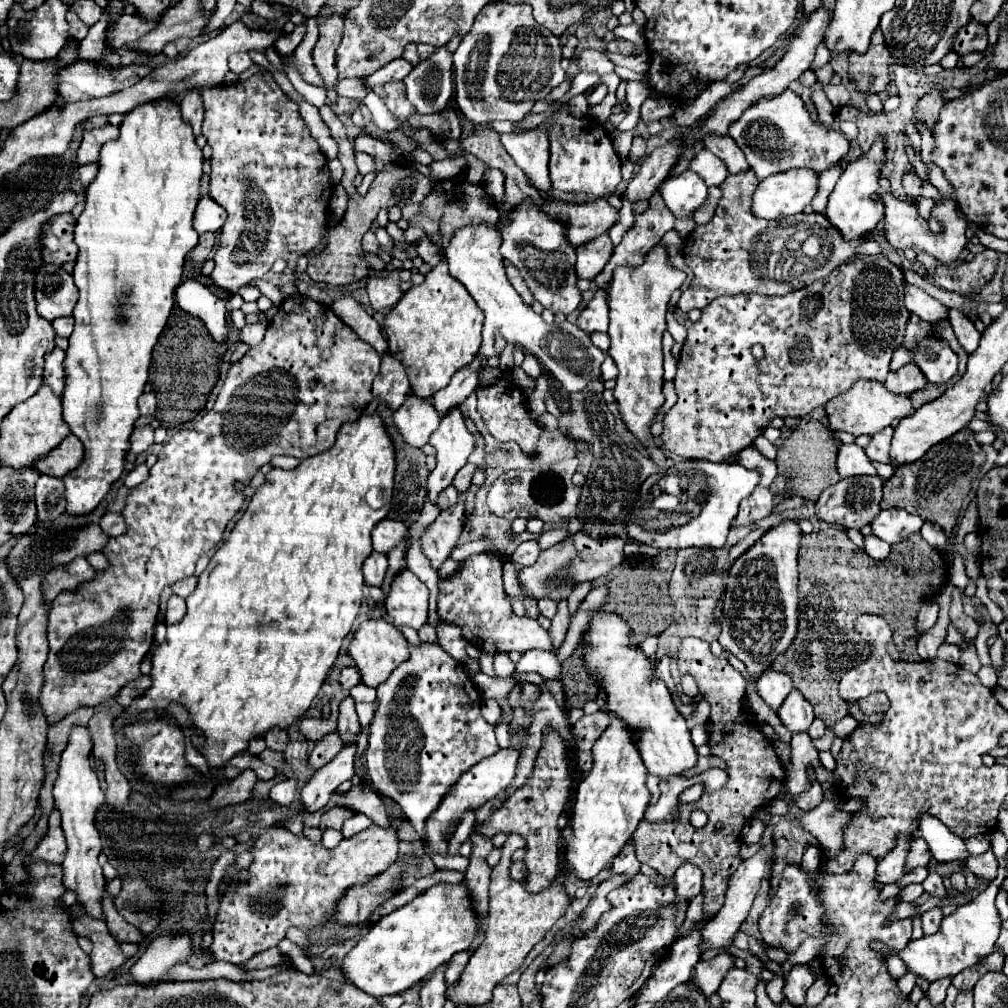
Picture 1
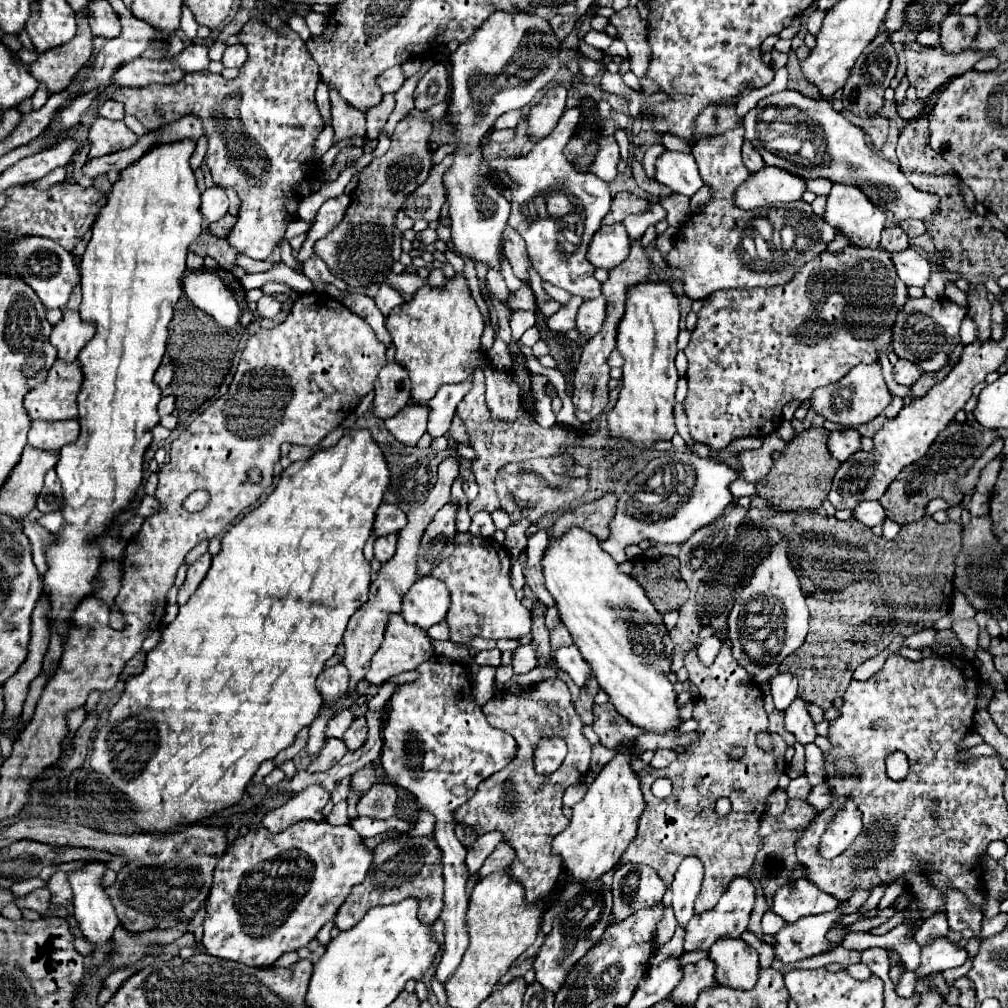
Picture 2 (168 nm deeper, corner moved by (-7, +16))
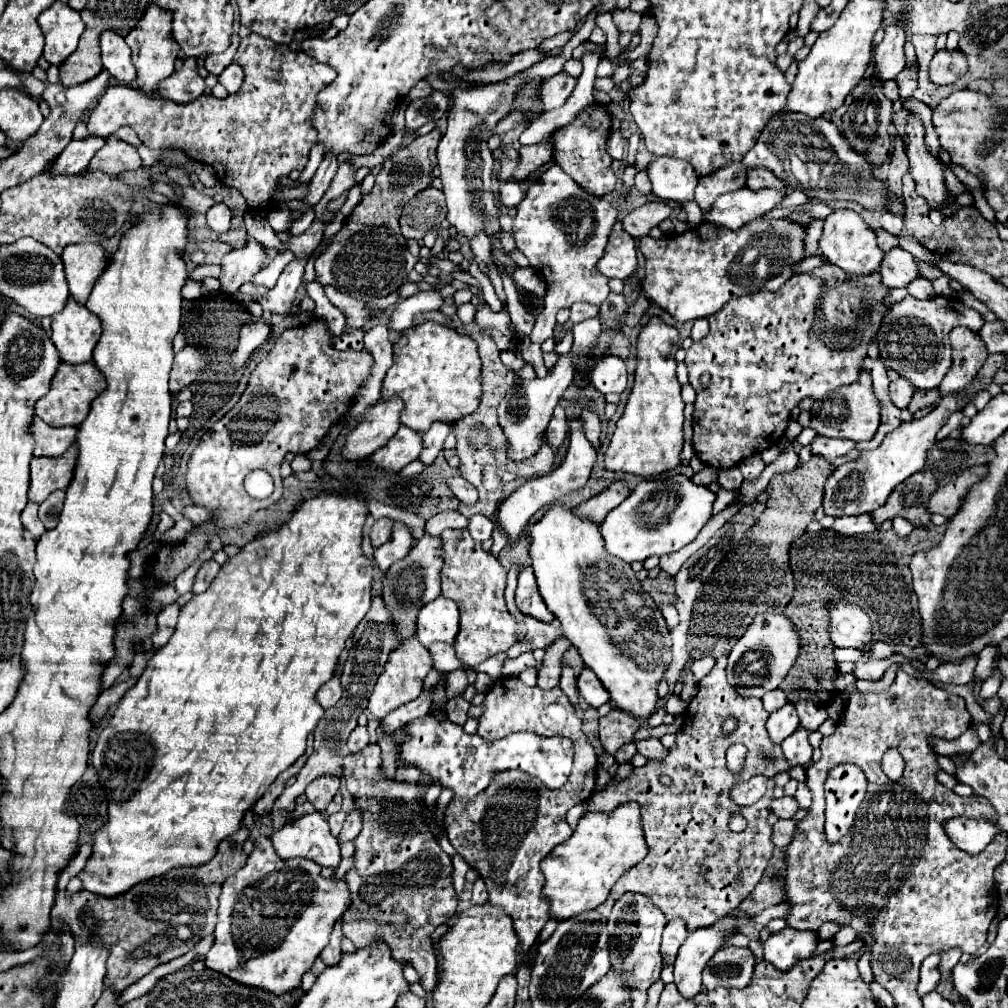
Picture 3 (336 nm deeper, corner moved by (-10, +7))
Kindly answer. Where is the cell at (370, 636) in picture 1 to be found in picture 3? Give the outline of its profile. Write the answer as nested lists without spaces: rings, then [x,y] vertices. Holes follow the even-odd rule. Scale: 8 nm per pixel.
[[[414,637],[408,641],[402,641],[388,657],[384,671],[380,673],[376,687],[370,695],[368,701],[368,711],[376,717],[376,719],[384,719],[384,715],[396,707],[400,707],[402,703],[408,703],[412,699],[416,699],[422,693],[422,681],[428,675],[428,671],[432,669],[432,655],[430,651],[420,645],[420,641],[416,641]]]

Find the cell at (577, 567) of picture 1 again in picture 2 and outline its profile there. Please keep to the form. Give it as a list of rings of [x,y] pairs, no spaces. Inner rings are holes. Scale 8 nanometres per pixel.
[[[605,494],[593,502],[585,502],[563,512],[551,530],[551,538],[563,536],[563,532],[567,532],[569,526],[579,526],[595,534],[599,540],[605,540],[605,536],[609,536],[609,520],[613,518],[615,502],[615,494]]]

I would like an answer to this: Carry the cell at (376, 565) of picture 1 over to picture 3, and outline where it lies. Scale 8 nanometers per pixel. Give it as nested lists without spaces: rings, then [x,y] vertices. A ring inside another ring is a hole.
[[[396,523],[388,543],[384,543],[382,547],[378,547],[374,551],[374,559],[376,559],[378,567],[382,571],[388,571],[396,561],[400,561],[400,559],[404,559],[404,555],[408,555],[412,543],[414,543],[414,539],[412,539],[410,531],[404,525]]]

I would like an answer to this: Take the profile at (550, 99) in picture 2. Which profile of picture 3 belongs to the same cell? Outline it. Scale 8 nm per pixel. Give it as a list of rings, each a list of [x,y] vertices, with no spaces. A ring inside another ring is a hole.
[[[558,73],[550,79],[544,81],[542,85],[542,103],[544,103],[544,111],[550,109],[558,109],[566,103],[566,99],[570,97],[572,89],[576,87],[576,79],[570,77],[568,73]]]

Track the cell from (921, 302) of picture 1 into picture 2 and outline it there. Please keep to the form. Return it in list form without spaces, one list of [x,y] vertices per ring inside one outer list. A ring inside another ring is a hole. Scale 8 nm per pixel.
[[[907,248],[901,252],[893,252],[891,258],[897,268],[897,276],[907,286],[925,286],[931,274],[931,266],[919,252],[915,252],[913,248]]]

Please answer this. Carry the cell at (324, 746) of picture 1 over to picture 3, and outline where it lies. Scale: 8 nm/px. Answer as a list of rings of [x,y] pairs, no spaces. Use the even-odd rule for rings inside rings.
[[[324,775],[324,777],[318,777],[316,781],[312,781],[312,783],[308,785],[306,797],[308,797],[308,801],[314,803],[316,811],[324,811],[326,805],[328,805],[328,803],[332,801],[332,797],[336,795],[338,787],[340,787],[340,779],[338,779],[338,777],[328,777],[328,775]]]

